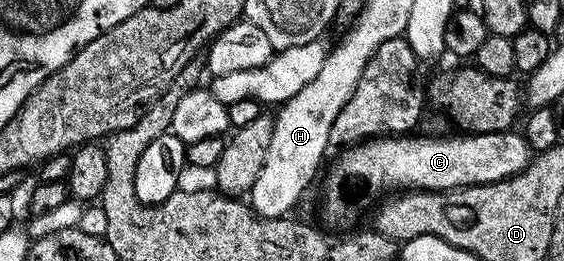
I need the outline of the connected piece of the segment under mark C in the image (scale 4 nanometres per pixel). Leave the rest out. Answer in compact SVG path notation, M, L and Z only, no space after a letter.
M508 131L506 133L471 133L470 135L461 135L465 137L415 137L416 135L392 135L390 137L376 137L370 141L364 141L342 150L343 153L331 165L331 170L327 173L327 178L323 181L323 213L331 221L343 221L351 213L351 201L347 198L347 193L343 190L343 185L368 185L373 192L379 193L382 189L391 189L387 191L414 191L416 189L457 189L464 185L484 185L500 181L506 177L512 177L521 172L527 166L528 161L533 156L533 150L527 146L527 140L523 138L522 132Z

